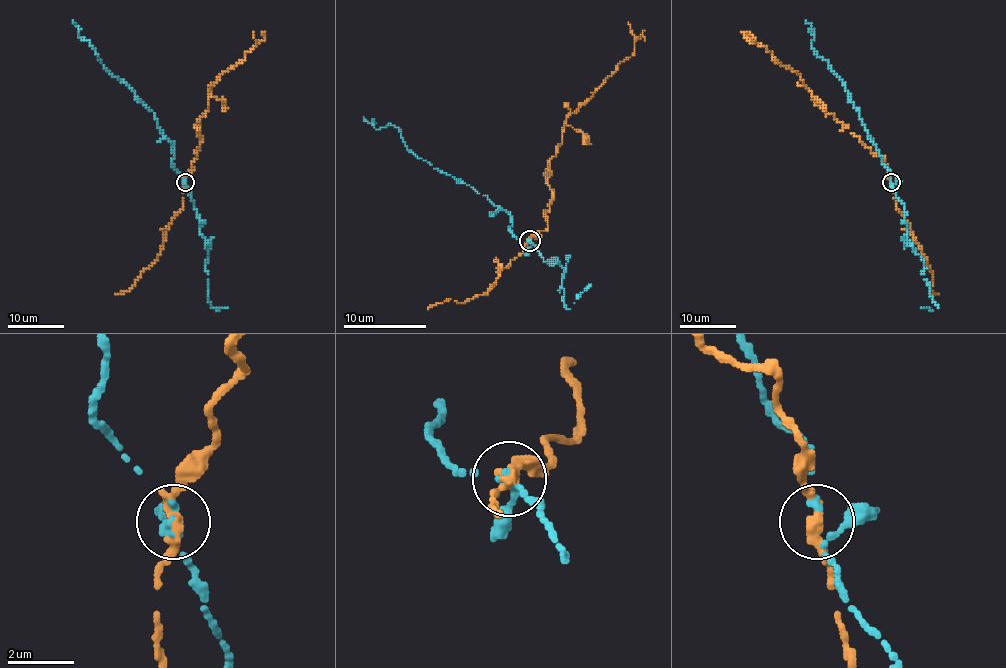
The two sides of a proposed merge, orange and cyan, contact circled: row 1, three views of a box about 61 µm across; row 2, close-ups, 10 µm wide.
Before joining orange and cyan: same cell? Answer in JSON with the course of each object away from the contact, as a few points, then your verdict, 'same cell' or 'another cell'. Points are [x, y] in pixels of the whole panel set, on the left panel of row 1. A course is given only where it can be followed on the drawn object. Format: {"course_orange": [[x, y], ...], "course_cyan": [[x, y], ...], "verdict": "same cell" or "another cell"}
{"course_orange": [[185, 182], [197, 156], [202, 139], [196, 127], [207, 110], [209, 89], [264, 39], [264, 32]], "course_cyan": [[185, 182], [173, 168], [172, 144], [162, 134], [155, 114], [102, 62], [72, 21]], "verdict": "another cell"}

